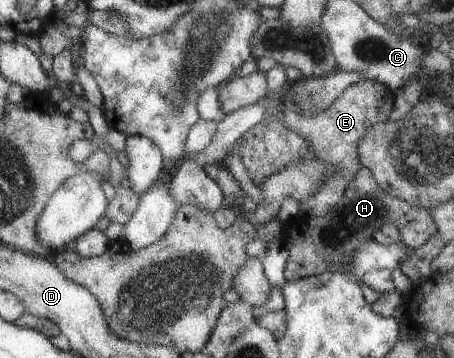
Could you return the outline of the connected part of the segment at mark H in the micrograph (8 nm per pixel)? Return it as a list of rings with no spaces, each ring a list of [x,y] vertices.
[[[362,166],[346,185],[338,204],[334,204],[324,216],[318,216],[316,220],[320,224],[312,226],[312,232],[300,232],[294,238],[289,236],[290,244],[286,246],[288,258],[282,270],[284,280],[296,280],[326,271],[344,273],[350,254],[354,254],[354,248],[370,242],[374,230],[386,223],[396,226],[399,242],[410,249],[424,244],[436,232],[428,209],[412,206],[386,194],[378,188],[369,170]]]

